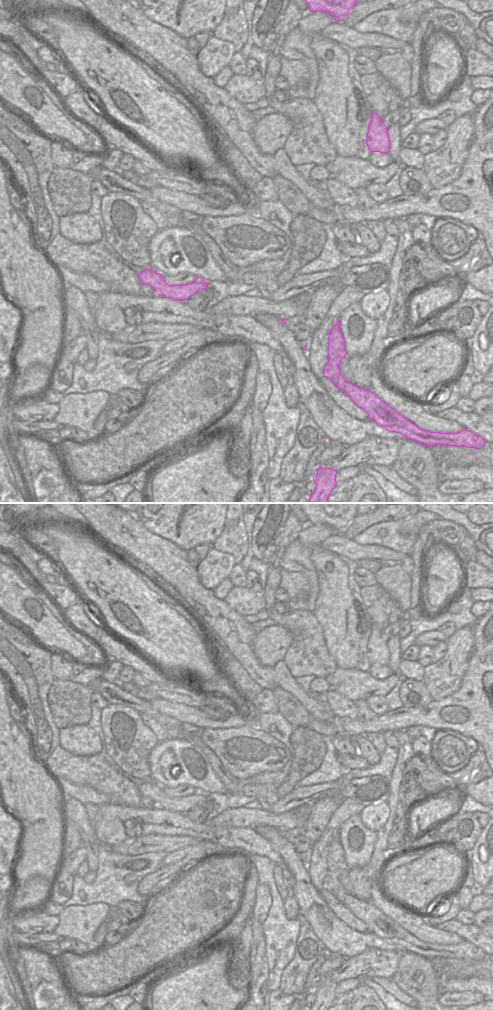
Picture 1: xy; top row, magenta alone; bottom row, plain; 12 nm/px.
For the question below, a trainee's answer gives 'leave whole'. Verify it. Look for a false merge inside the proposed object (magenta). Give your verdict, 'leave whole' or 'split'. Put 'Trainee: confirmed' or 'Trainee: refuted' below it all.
split
Trainee: refuted

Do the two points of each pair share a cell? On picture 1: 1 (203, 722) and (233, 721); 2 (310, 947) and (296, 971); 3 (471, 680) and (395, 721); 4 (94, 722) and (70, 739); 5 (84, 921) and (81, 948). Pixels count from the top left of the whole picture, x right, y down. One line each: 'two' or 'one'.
1: one
2: one
3: one
4: two
5: two

